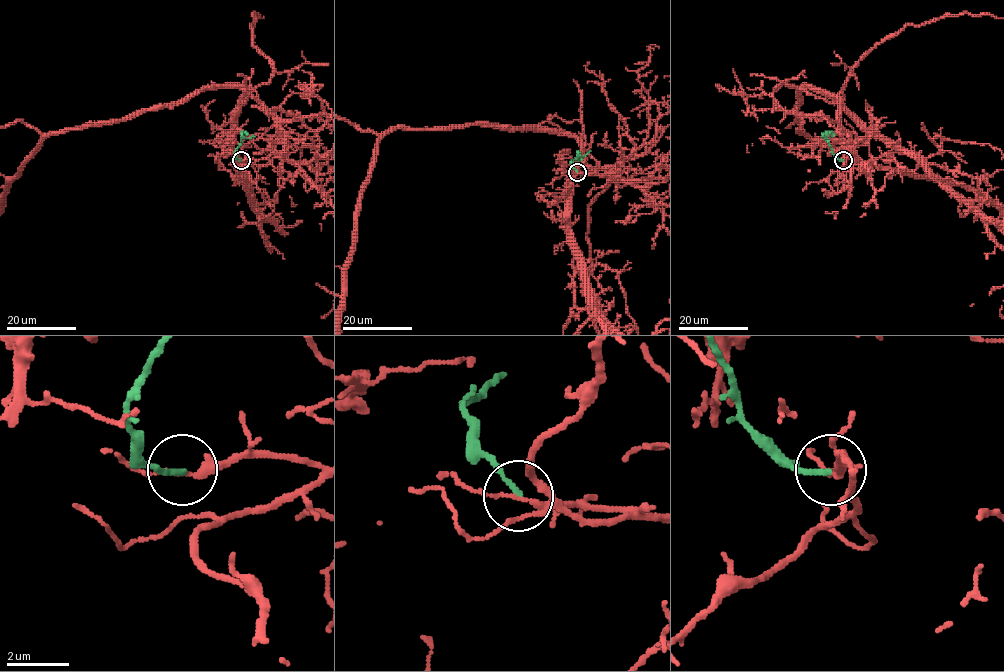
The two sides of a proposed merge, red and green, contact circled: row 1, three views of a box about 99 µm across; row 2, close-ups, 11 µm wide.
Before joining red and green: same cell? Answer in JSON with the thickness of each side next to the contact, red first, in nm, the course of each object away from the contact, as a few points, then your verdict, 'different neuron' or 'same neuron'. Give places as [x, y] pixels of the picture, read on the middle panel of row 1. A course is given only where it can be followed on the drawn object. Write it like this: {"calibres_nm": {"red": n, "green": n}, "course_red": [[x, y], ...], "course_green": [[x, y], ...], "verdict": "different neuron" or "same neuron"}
{"calibres_nm": {"red": 140, "green": 150}, "course_red": [[577, 172], [613, 171], [587, 168], [609, 180], [589, 205], [588, 288]], "course_green": [[577, 172], [571, 162], [591, 150]], "verdict": "different neuron"}

